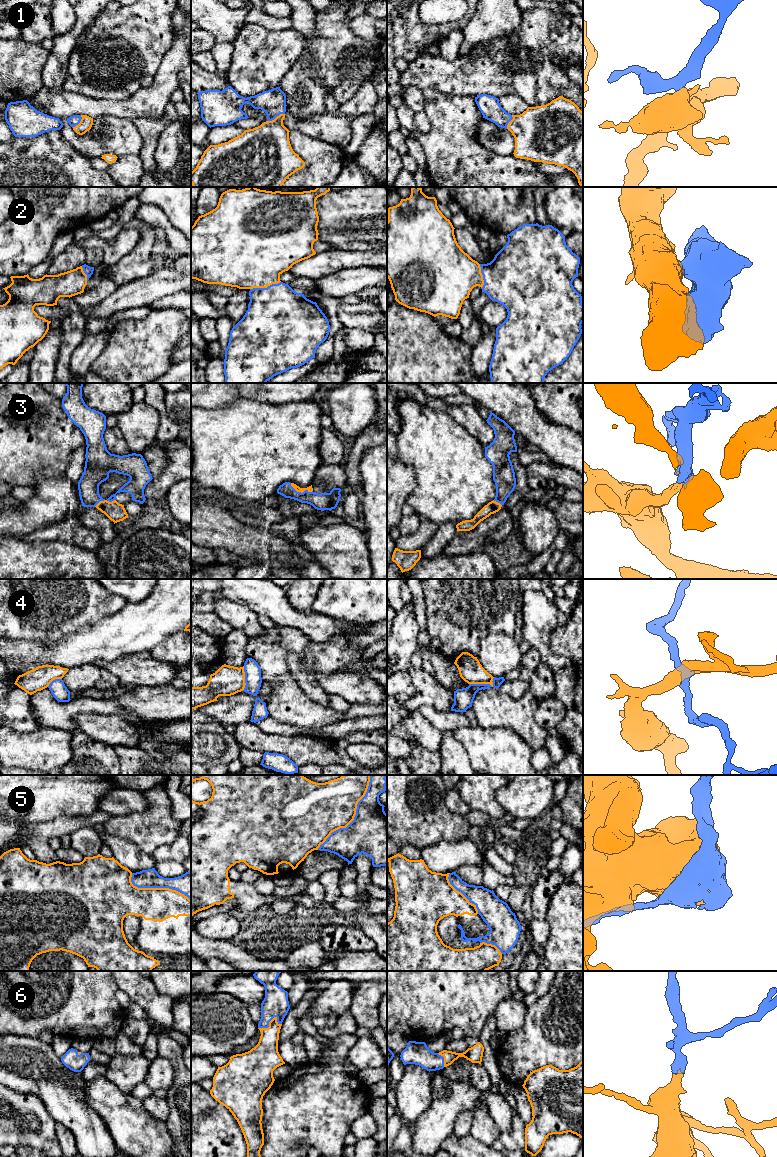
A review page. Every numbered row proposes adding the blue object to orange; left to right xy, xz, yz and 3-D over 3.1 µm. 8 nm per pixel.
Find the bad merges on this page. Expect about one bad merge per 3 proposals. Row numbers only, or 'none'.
4, 5

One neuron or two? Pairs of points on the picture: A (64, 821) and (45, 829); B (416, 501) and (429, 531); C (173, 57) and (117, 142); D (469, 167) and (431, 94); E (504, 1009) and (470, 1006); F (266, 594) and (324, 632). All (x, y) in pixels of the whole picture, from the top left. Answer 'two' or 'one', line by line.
A: one
B: two
C: two
D: one
E: two
F: one

